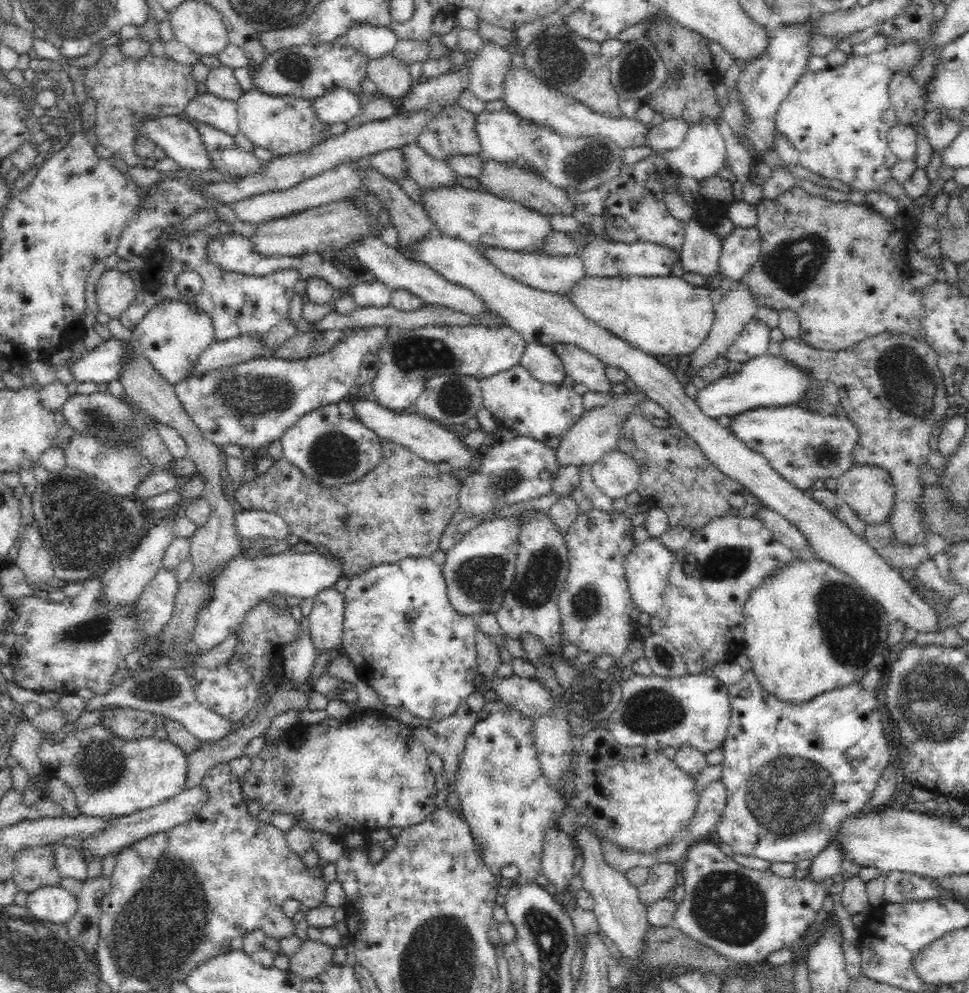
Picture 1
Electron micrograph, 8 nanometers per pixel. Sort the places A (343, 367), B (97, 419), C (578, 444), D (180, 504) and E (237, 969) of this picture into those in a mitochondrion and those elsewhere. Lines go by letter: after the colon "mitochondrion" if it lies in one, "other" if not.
A: other
B: mitochondrion
C: other
D: other
E: other

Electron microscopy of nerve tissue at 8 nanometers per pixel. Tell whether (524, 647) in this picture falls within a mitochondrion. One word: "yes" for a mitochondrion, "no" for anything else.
no

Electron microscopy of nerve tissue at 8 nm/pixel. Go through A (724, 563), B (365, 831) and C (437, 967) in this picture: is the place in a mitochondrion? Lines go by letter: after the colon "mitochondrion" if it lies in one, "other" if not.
A: mitochondrion
B: other
C: mitochondrion

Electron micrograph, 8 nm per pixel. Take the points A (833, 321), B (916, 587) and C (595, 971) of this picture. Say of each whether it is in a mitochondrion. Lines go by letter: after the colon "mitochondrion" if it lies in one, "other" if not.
A: other
B: other
C: other

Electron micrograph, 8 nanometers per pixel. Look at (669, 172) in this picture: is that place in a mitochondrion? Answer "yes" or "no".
no

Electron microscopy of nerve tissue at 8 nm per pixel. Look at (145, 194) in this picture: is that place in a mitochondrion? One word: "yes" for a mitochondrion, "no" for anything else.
no

